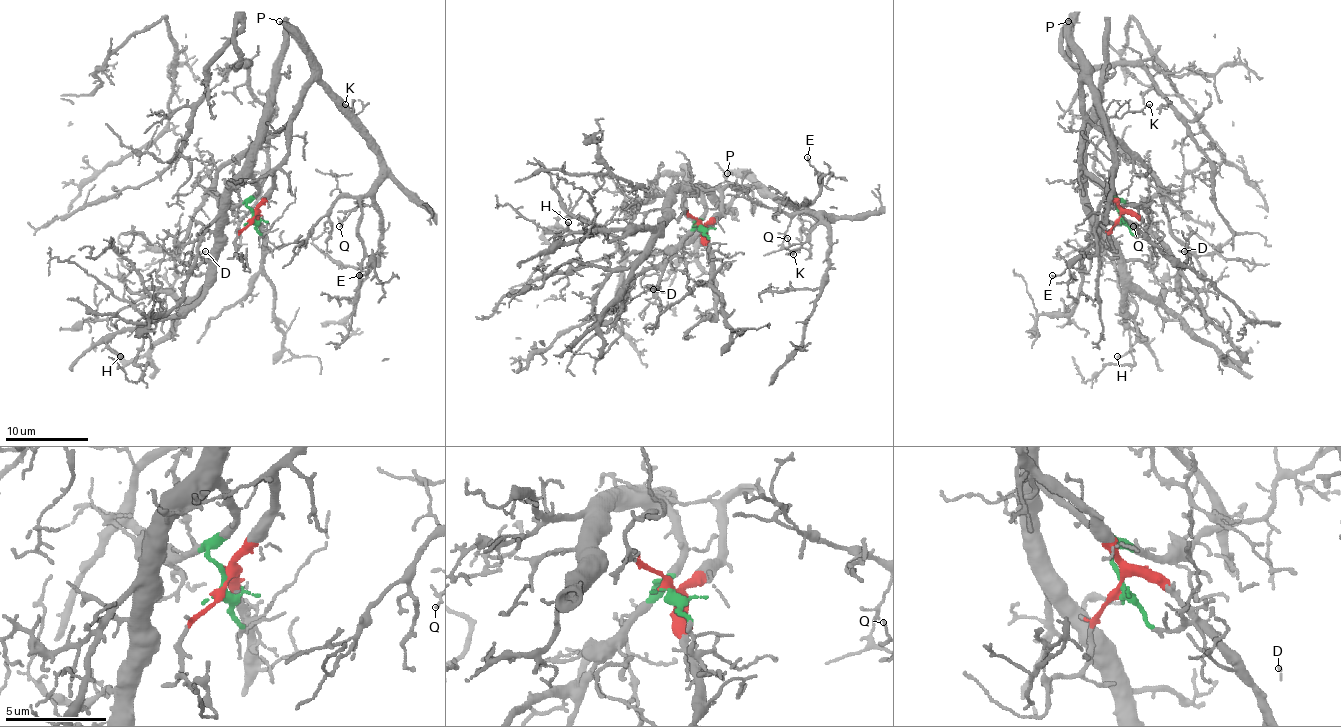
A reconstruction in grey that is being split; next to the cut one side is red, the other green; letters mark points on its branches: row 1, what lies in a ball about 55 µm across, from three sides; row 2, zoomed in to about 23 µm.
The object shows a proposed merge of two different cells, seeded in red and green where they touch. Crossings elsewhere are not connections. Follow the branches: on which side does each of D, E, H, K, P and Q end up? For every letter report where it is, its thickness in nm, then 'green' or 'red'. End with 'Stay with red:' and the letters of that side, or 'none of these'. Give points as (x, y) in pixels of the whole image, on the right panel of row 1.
D: (1184, 251) | 100 nm | red
E: (1052, 275) | 110 nm | red
H: (1117, 356) | 200 nm | green
K: (1149, 104) | 100 nm | red
P: (1068, 21) | 360 nm | red
Q: (1133, 226) | 90 nm | red
Stay with red: D, E, K, P, Q

